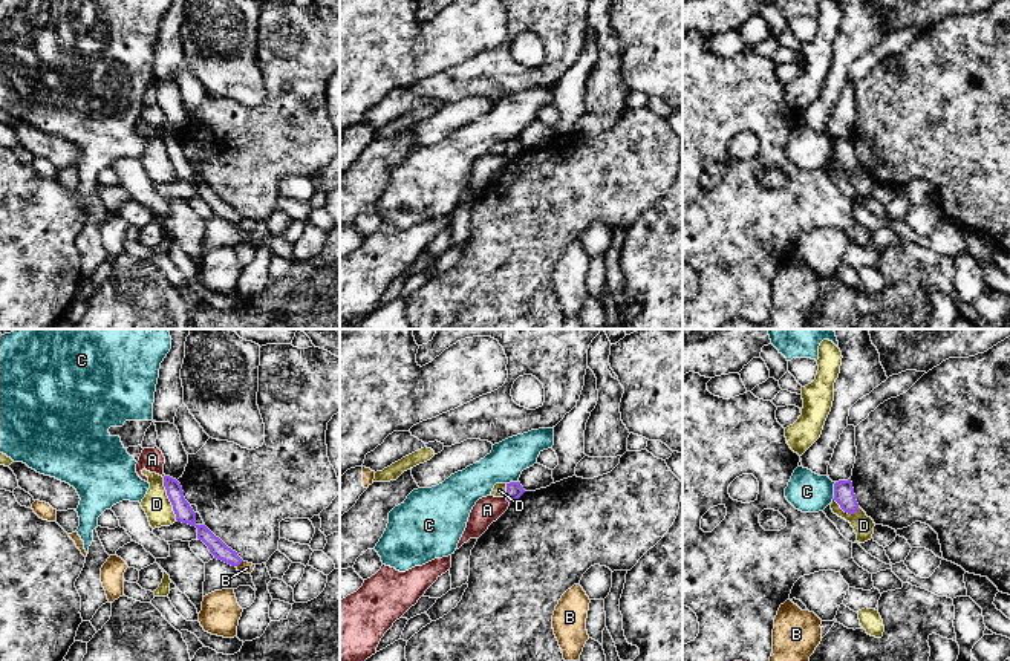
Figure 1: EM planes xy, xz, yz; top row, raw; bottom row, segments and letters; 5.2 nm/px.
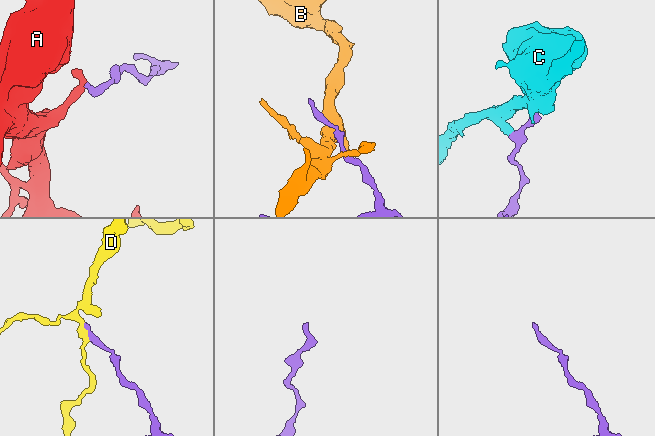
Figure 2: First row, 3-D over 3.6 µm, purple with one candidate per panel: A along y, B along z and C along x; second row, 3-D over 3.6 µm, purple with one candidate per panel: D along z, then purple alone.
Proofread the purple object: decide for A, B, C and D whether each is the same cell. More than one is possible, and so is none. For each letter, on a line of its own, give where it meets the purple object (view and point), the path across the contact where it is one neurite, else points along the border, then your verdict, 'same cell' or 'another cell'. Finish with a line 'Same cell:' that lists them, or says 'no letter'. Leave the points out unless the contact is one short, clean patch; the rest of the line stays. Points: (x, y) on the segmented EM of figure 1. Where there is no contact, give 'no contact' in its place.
A: xz (508, 501) | along xz (505, 498), (510, 502) | another cell
B: xy (239, 563) | along xy (242, 560), (236, 566) | another cell
C: yz (834, 491) | another cell
D: xy (169, 498) | along xy (162, 478), (162, 485), (176, 519) | another cell
Same cell: no letter

